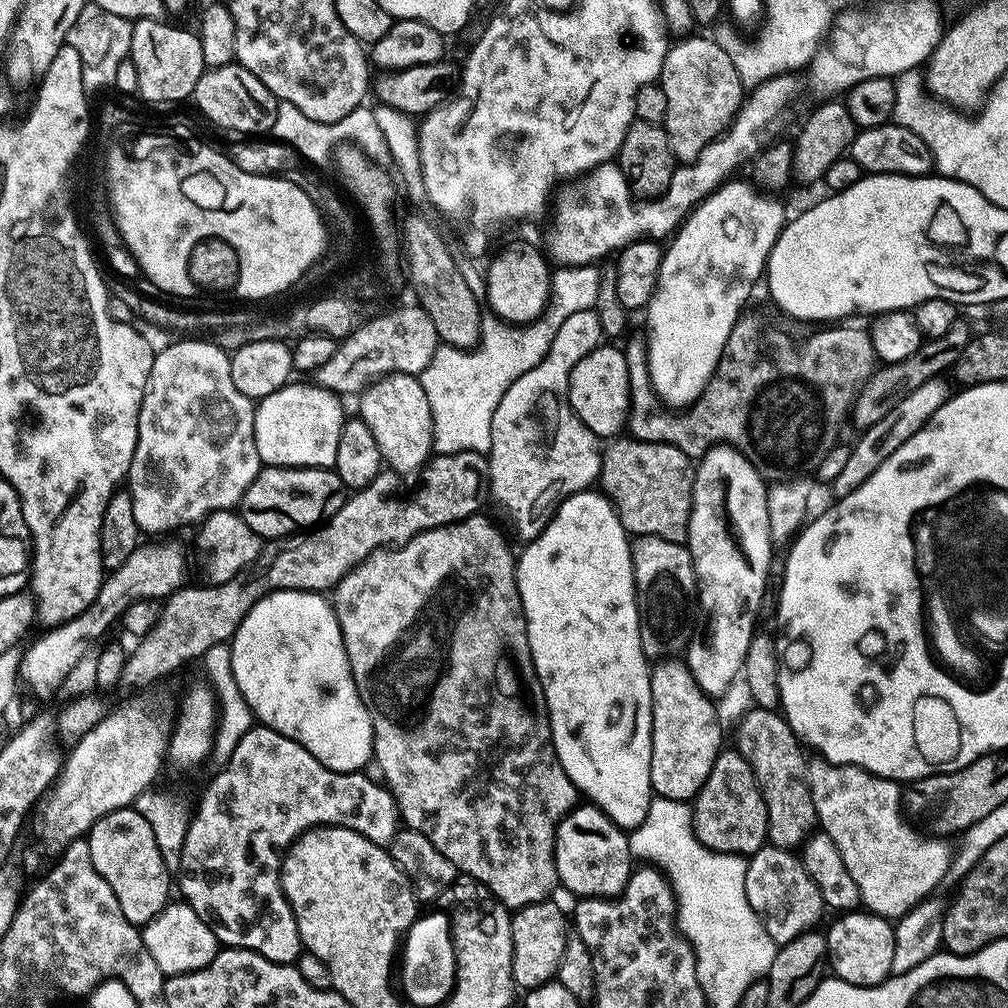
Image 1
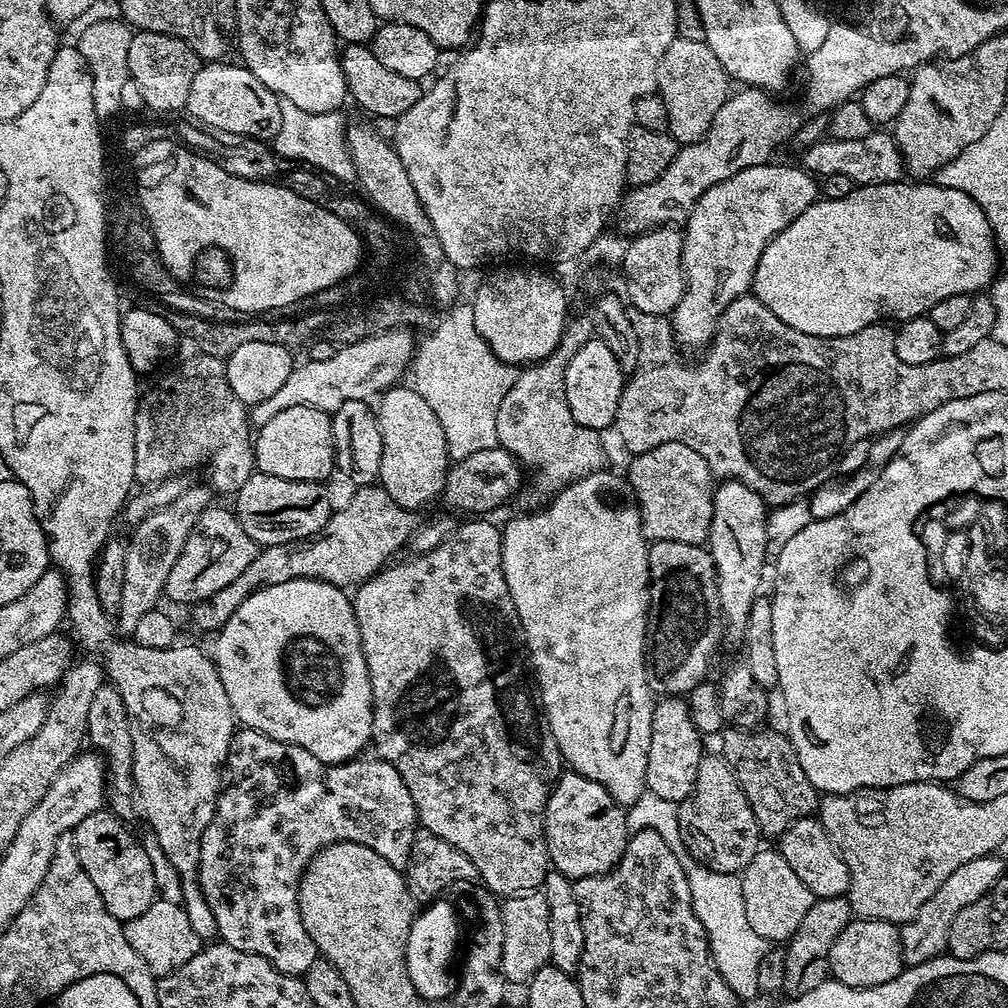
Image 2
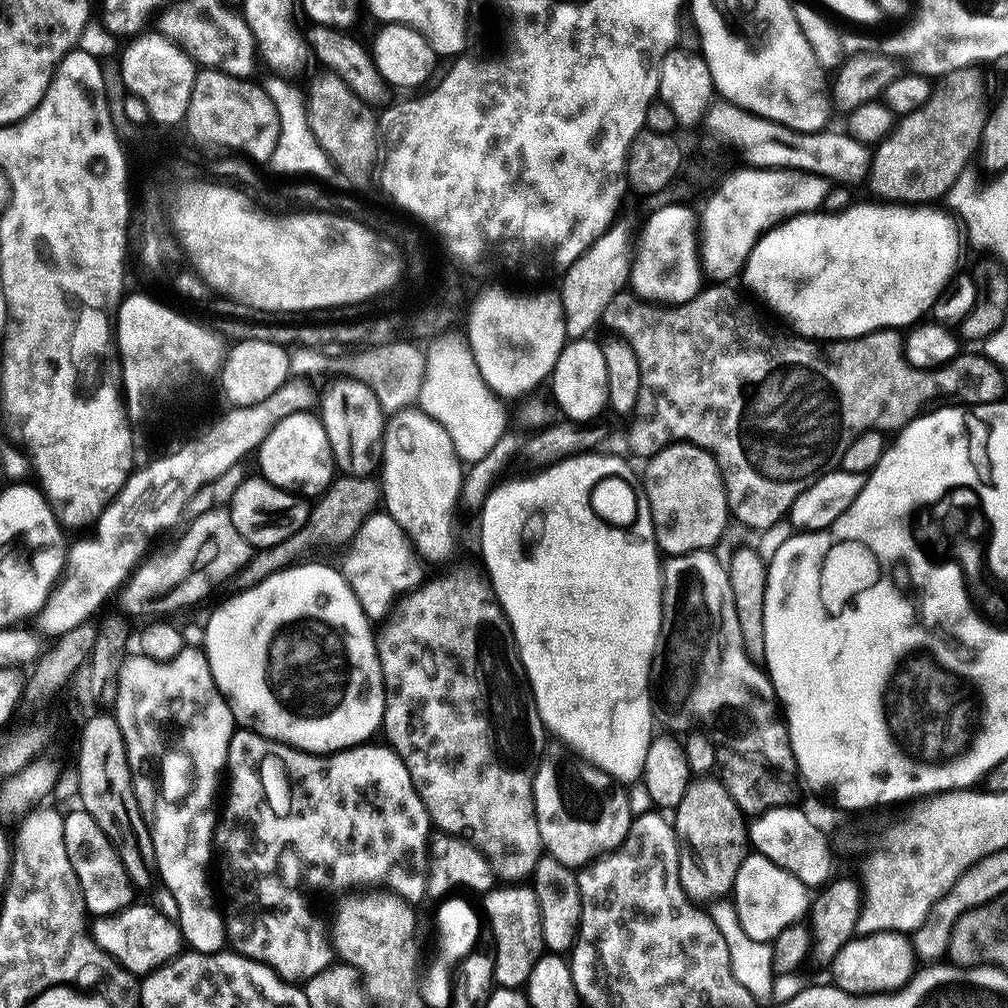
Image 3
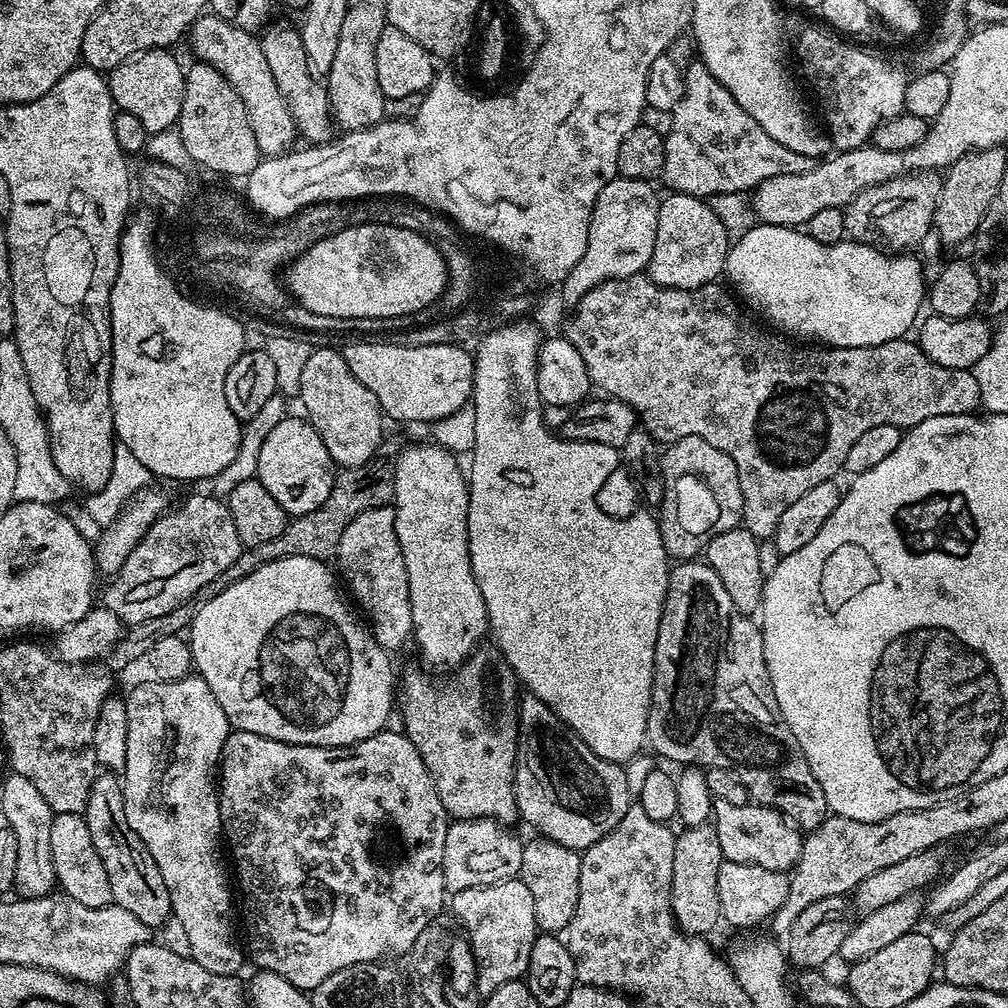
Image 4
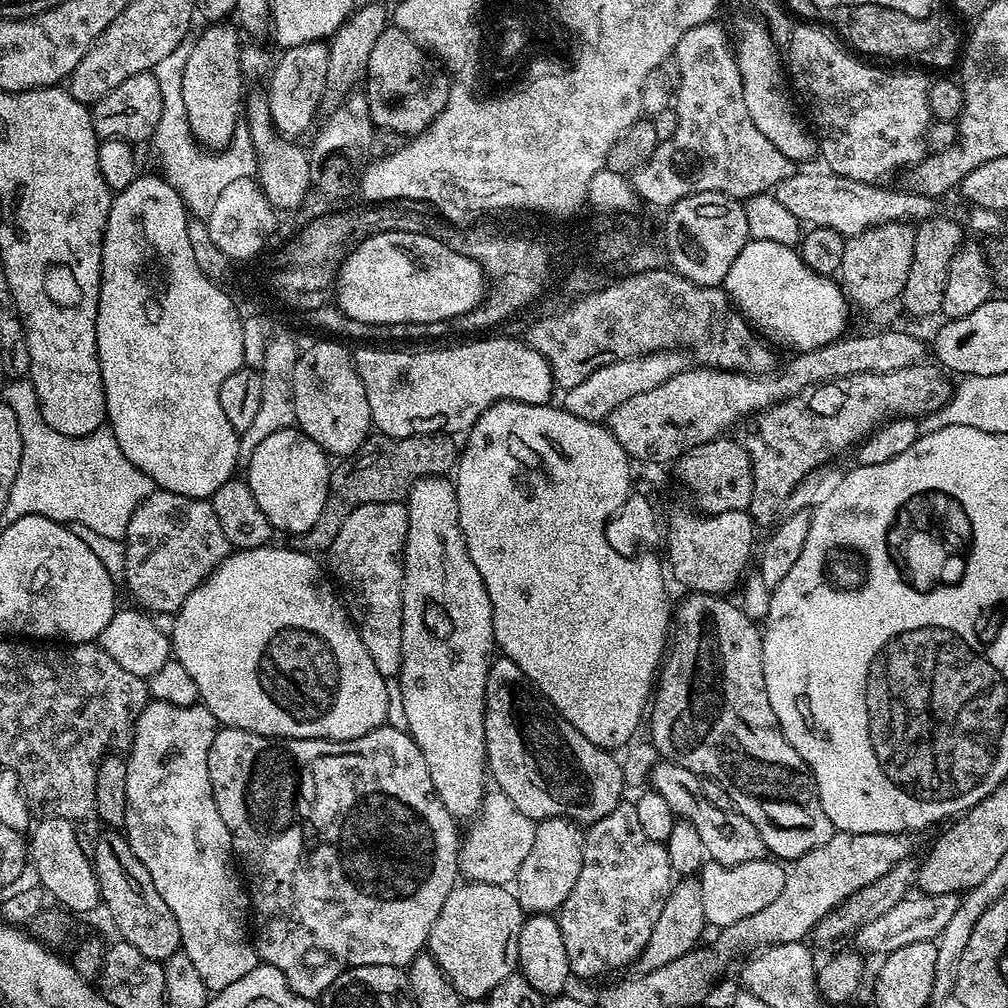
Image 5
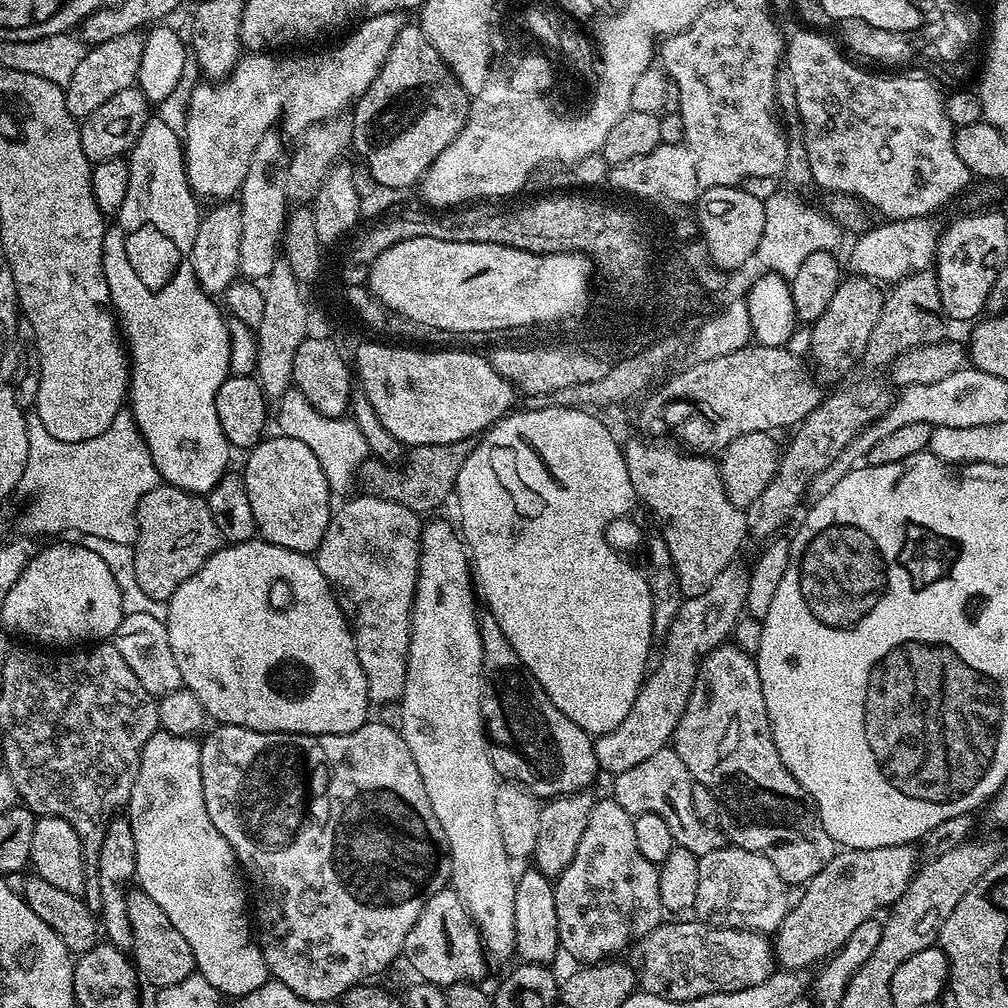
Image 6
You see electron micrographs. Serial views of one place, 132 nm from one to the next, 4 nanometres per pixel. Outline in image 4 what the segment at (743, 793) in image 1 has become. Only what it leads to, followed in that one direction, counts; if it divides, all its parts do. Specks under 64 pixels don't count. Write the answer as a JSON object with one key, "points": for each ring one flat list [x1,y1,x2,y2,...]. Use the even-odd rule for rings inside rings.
{"points":[[711,823,697,828,684,828,677,835,672,879,672,913,681,932,690,936,704,936,716,923,721,923,718,870,724,861,724,855,718,846,718,834]]}

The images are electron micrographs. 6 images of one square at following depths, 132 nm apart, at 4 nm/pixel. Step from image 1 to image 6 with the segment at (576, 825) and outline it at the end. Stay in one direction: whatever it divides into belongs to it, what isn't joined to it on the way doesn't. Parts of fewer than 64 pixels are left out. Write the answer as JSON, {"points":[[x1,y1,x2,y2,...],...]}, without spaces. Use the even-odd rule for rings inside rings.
{"points":[[484,614,479,617,480,638,482,644,482,666,484,675,480,685,480,715,484,718,484,730,490,737,488,757,494,766,497,777,508,782,521,784,538,798,568,796,572,792,591,789,596,780,596,772,601,771,596,757,596,745,589,733,583,732,542,690,542,686,529,674,527,666,514,654,514,650,502,634,502,626,494,617]]}

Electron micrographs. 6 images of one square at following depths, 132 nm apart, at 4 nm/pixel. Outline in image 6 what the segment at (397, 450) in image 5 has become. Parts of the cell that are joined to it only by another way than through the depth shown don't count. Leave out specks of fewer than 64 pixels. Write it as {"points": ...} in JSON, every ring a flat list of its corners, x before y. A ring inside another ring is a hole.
{"points":[[471,436,453,444,417,444,409,451,412,452,409,456,407,453,403,457,399,467,386,464,383,460,369,458,360,467,359,487,365,493,398,502,417,514,432,512,435,508,442,507,447,500,449,503,450,497,456,491,458,470,462,470,466,458,470,458,476,442,477,437]]}

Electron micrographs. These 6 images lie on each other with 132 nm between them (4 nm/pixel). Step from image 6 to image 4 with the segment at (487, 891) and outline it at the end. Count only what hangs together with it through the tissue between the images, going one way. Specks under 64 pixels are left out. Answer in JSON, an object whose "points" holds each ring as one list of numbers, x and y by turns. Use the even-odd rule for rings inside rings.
{"points":[[435,442,416,444,408,448,397,460,394,526,398,534,398,546,408,575,410,606,412,607,412,631,414,644,420,647,420,656,432,668,456,668,469,659,476,643,490,632,488,611,472,569,472,555,468,549,468,482,460,473,455,455]]}

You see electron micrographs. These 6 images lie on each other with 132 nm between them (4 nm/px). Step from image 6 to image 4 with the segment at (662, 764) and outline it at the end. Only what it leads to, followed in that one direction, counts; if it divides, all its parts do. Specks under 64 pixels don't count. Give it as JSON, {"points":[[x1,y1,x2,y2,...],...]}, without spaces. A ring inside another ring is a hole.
{"points":[[716,800,714,804,714,827,718,834,718,846,725,860,762,866,785,874,800,861,804,836,801,829,784,819,777,809,761,806,755,802,731,804]]}

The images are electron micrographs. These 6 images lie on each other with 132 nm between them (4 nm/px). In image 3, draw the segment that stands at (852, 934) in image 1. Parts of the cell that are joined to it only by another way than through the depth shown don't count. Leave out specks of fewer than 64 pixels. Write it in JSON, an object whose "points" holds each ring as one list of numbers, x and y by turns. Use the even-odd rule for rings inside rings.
{"points":[[879,932,869,936,855,935,850,942,846,942,846,946,842,946,842,950,838,950,838,954,831,962,830,971,832,971,831,983,844,992,850,993,851,996,878,996,896,992,907,980,910,980,918,971,918,957,912,949,911,939,903,932]]}

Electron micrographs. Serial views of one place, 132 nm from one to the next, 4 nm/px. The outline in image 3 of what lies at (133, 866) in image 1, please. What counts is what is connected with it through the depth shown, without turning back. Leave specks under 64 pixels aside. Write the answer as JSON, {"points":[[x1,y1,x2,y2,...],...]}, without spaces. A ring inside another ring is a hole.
{"points":[[83,810,75,811,64,816,66,858,70,858,70,866,74,866,85,909,93,917,112,916,133,903,134,889,112,844,106,834,102,834,98,822,94,822,94,818,90,818,90,814]]}

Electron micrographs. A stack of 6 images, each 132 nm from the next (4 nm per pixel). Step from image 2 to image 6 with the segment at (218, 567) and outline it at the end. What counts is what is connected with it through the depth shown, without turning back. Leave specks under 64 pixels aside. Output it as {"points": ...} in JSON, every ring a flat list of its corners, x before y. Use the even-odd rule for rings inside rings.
{"points":[[165,482,158,483,138,502,136,518,134,569,139,586,154,599,171,600,174,590,186,578,198,574,201,566,222,546,207,499]]}

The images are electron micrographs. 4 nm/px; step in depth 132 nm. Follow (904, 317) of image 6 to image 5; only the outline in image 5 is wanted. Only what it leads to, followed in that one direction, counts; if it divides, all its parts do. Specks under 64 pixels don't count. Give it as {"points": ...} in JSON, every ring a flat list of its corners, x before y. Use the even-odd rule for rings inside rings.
{"points":[[933,218,915,225,914,256,909,273,906,274,904,291,898,297,899,303,904,303,905,310,912,316,932,316,940,312,946,290,946,274,950,274,950,262,966,240,966,232,959,219,940,219]]}

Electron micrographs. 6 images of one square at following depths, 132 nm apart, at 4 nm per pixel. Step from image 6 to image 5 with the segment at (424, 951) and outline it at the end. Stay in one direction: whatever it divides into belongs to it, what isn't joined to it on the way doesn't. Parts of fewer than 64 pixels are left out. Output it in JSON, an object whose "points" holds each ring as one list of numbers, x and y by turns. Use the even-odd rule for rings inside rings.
{"points":[[460,882,450,890,446,902,442,902,442,910,438,910,438,918,434,918,434,926,430,926,427,955,433,956,438,966,446,974,446,978,454,986,454,990,464,1000,482,1000,491,996,492,991,506,978,517,971,518,934,522,934,522,926,526,913,516,901,515,891,502,884,477,884]]}

